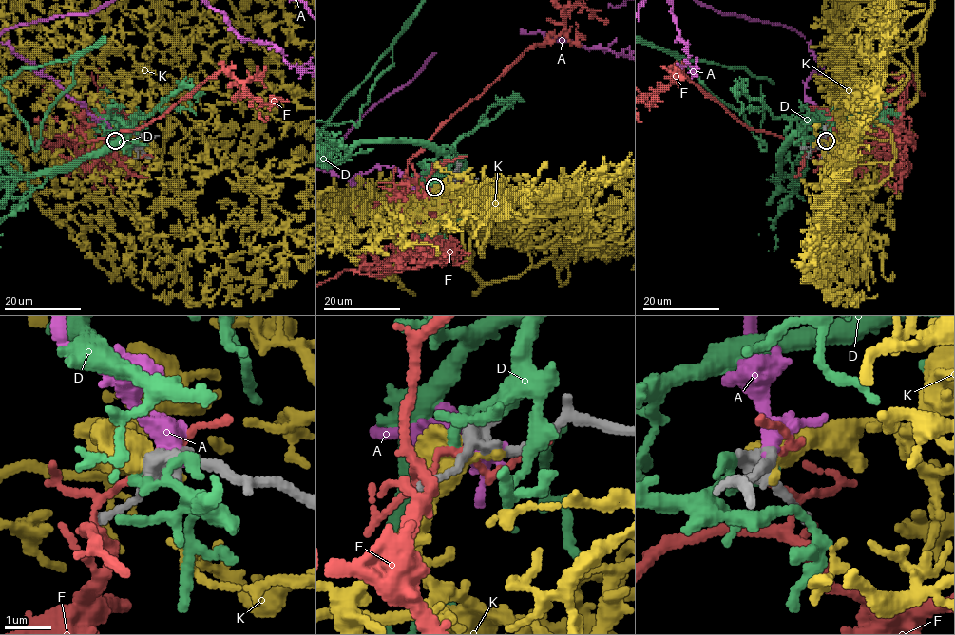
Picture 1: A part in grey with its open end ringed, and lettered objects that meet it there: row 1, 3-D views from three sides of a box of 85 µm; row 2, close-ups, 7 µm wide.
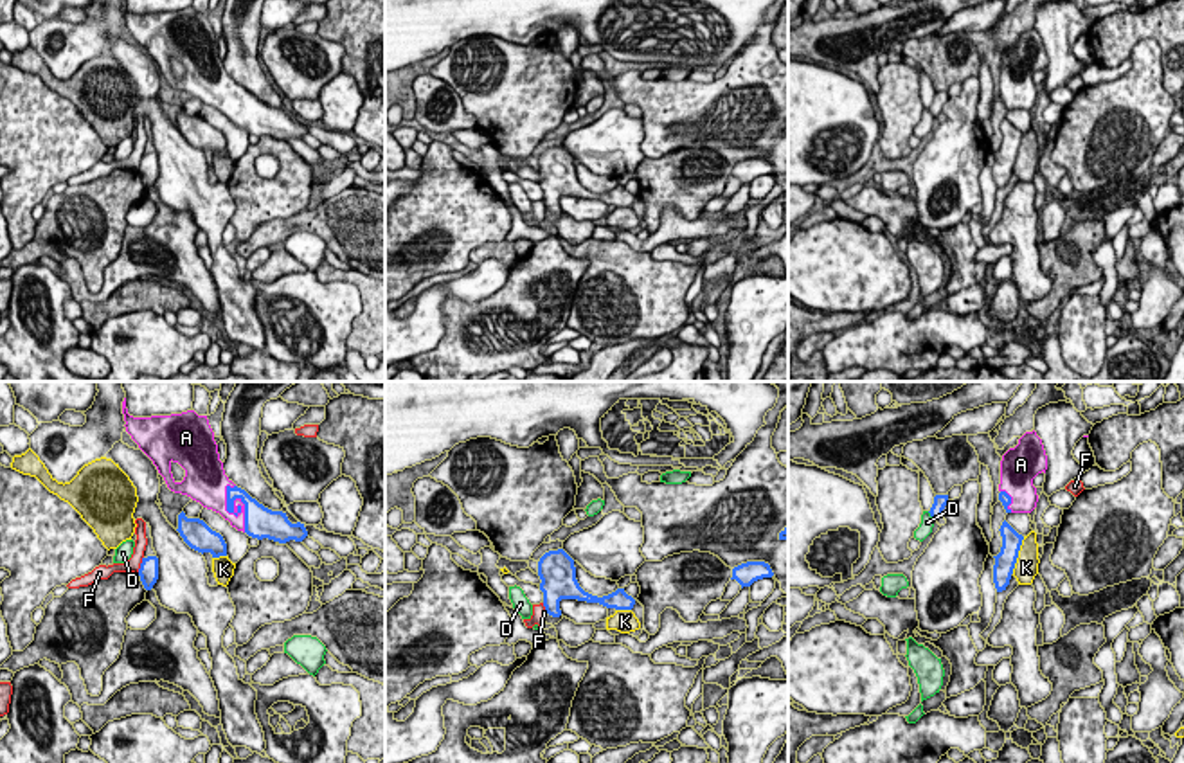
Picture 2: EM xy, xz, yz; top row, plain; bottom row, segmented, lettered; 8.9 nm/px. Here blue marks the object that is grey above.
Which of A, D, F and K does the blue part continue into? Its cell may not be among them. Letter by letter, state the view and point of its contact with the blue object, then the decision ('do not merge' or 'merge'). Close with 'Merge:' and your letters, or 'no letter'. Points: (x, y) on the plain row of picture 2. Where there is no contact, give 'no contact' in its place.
A: xy (233, 108) | merge
D: yz (931, 112) | do not merge
F: xy (141, 162) | do not merge
K: yz (1017, 152) | do not merge
Merge: A

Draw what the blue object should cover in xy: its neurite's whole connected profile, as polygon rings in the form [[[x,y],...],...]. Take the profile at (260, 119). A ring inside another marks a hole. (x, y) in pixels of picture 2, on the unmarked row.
[[[122,0],[122,11],[126,29],[153,58],[171,88],[191,94],[257,137],[286,140],[302,139],[308,133],[304,121],[292,121],[286,110],[265,104],[225,72],[207,13],[187,7],[133,14],[126,0]],[[173,59],[185,67],[182,79],[173,76]]]

